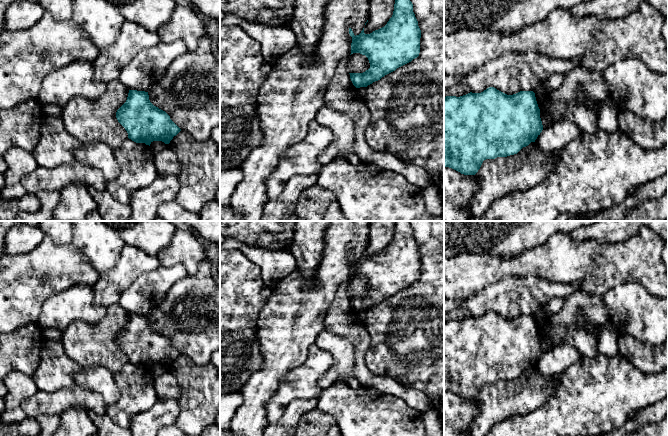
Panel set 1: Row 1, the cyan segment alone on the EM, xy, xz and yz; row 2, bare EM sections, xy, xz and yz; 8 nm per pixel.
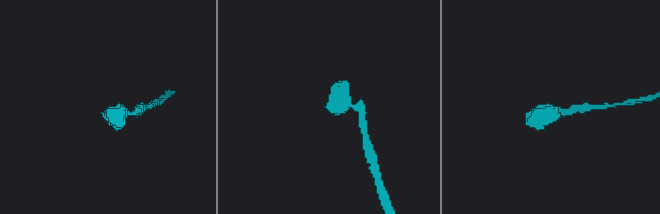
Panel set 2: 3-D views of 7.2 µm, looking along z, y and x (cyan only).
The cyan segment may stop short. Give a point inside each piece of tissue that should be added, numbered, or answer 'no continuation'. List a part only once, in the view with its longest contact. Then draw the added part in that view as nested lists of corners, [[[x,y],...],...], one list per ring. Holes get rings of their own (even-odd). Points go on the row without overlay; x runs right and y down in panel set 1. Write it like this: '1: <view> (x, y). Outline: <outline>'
no continuation

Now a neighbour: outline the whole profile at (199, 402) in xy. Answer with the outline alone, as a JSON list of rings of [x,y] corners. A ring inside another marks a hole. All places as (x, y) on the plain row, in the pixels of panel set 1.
[[[185,354],[174,360],[168,369],[176,377],[181,390],[180,412],[175,425],[187,435],[200,436],[207,427],[215,424],[220,408],[220,369],[211,362],[197,364]]]

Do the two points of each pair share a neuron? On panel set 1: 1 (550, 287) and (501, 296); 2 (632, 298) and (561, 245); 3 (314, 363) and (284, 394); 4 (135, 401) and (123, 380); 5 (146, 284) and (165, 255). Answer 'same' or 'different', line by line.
1: same
2: different
3: same
4: same
5: different

